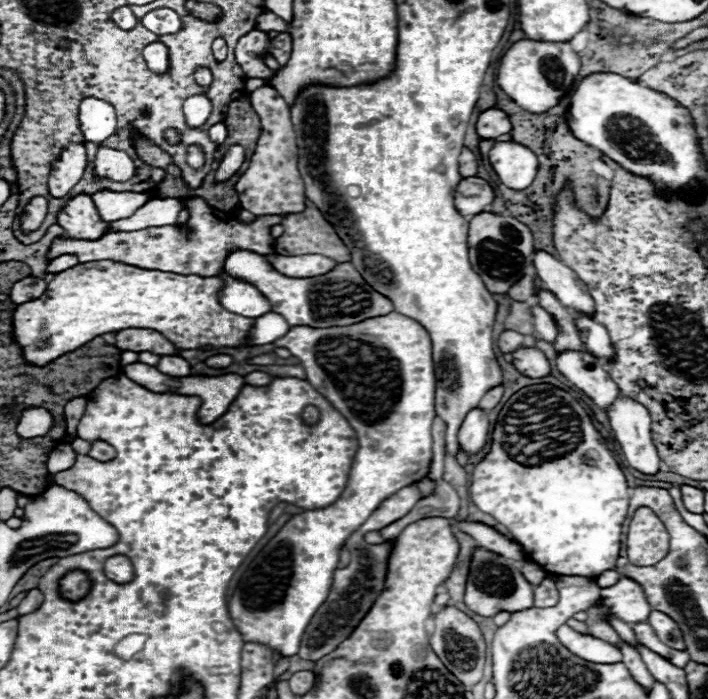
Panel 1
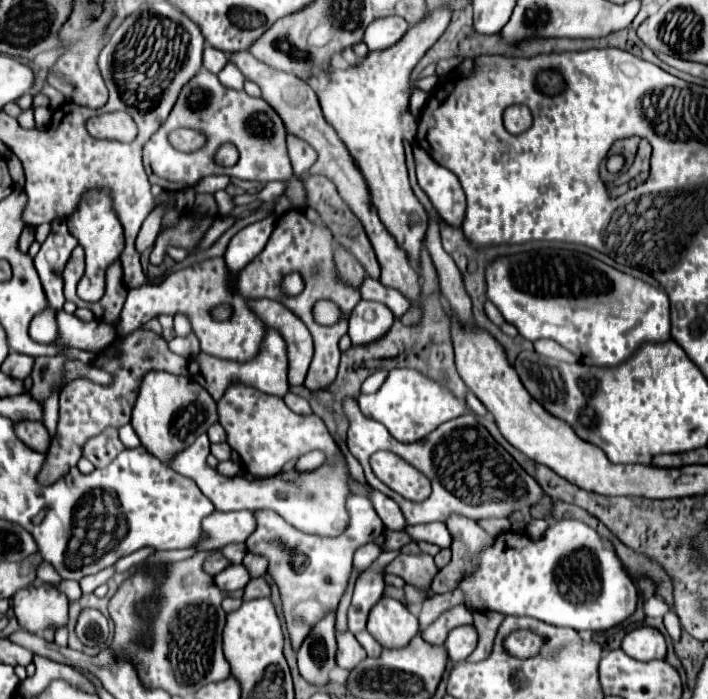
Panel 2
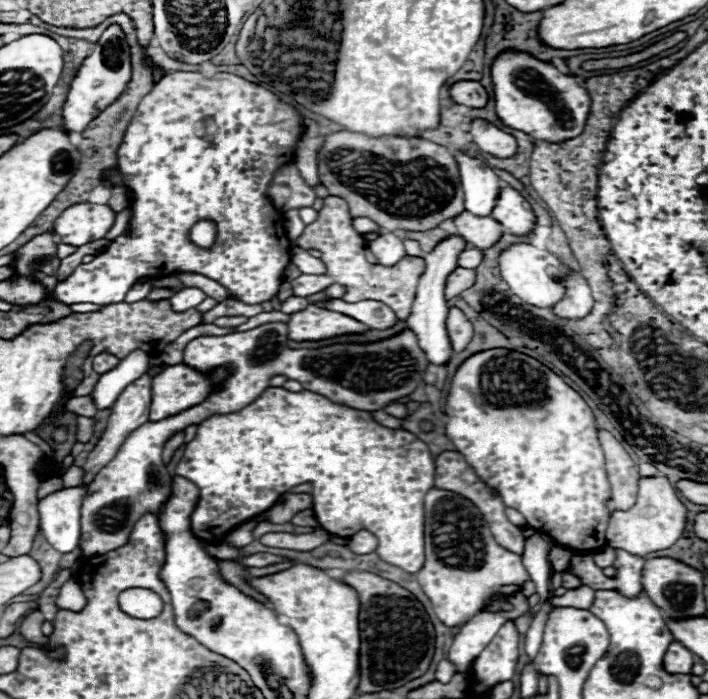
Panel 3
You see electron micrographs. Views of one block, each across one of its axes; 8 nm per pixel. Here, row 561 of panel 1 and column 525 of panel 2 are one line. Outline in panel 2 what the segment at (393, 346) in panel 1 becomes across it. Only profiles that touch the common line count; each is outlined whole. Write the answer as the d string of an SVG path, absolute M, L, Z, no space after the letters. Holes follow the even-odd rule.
M538 250L516 254L512 258L498 258L486 268L486 284L488 300L496 304L506 322L518 328L520 336L530 342L552 338L588 366L618 366L634 356L646 342L668 342L672 338L668 294L638 278L622 274L588 254L574 250Z

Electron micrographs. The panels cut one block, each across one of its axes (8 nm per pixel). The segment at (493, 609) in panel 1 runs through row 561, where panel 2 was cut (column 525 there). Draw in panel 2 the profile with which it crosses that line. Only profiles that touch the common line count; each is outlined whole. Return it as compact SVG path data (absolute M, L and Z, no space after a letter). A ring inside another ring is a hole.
M352 396L344 398L344 414L348 416L348 422L350 422L348 448L352 456L362 464L366 482L372 488L380 490L382 494L390 496L400 506L408 524L444 522L452 512L472 520L492 518L492 516L502 518L514 510L530 510L530 506L544 496L542 488L534 482L534 478L528 476L522 470L522 466L518 466L518 462L492 438L492 434L478 422L474 414L464 414L446 424L440 424L426 438L412 444L398 442L380 422L366 418ZM378 450L394 452L396 456L404 458L408 464L418 468L432 482L430 500L424 500L420 504L408 502L400 494L390 490L386 484L382 484L372 474L368 464L370 456Z

